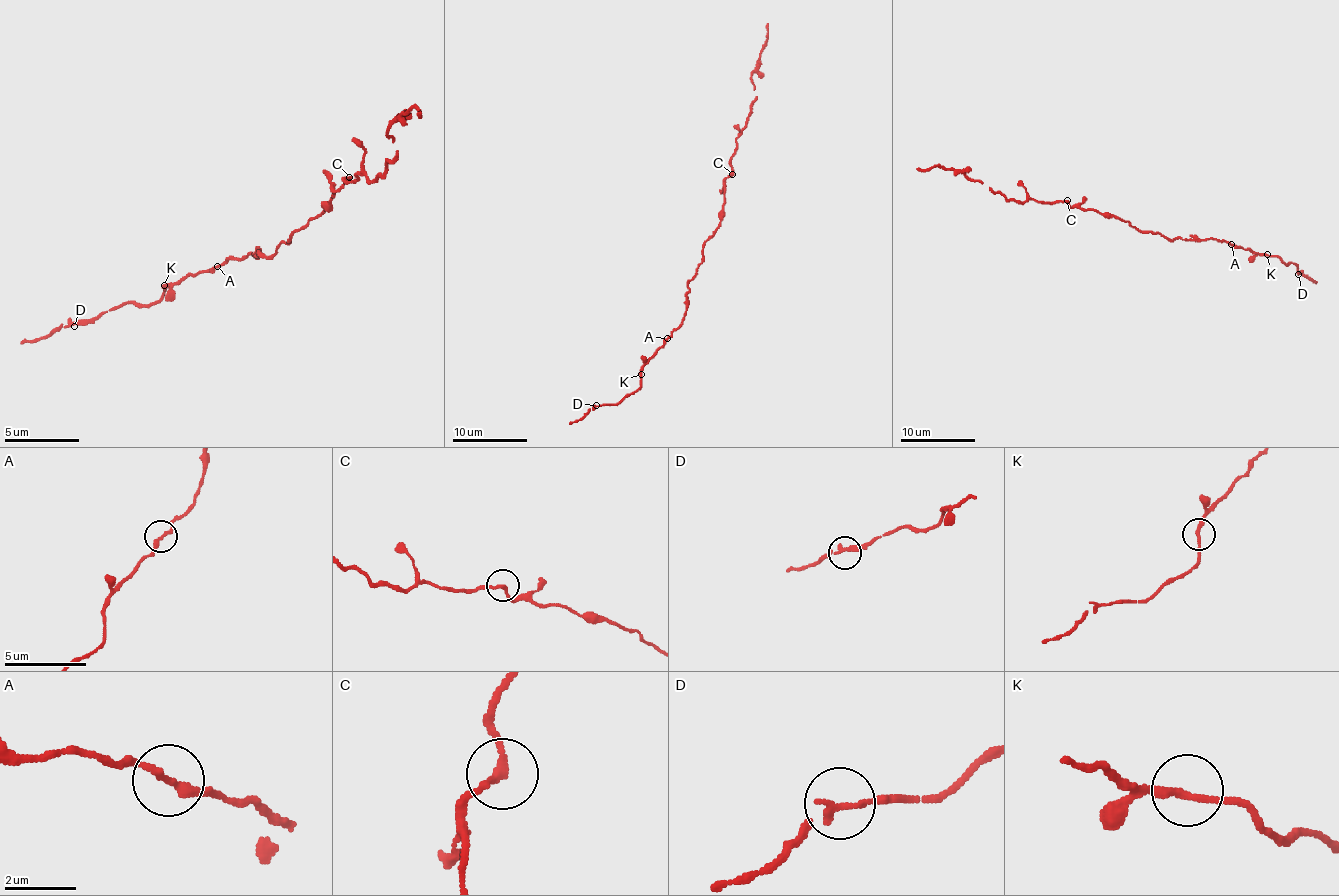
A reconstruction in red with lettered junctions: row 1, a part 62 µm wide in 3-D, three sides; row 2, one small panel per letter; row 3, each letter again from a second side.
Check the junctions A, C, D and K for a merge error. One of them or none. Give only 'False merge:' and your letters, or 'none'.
False merge: none

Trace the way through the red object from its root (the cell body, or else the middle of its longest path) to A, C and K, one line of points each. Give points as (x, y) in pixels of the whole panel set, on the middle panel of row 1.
A: (704, 243), (702, 262), (696, 275), (687, 284), (685, 316), (667, 338)
C: (704, 243), (721, 221), (724, 180), (732, 174)
K: (704, 243), (702, 262), (696, 275), (687, 284), (685, 316), (641, 374)

